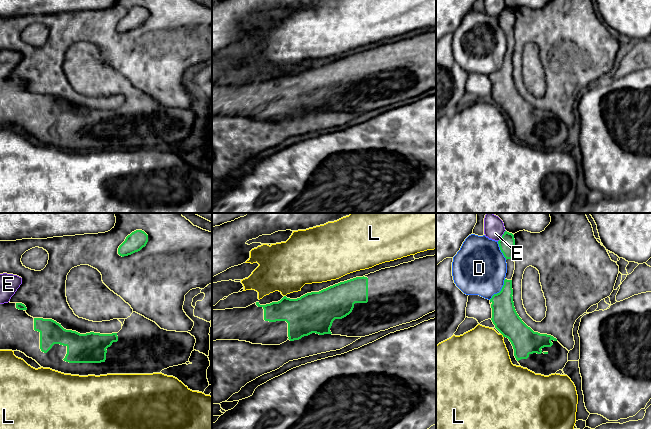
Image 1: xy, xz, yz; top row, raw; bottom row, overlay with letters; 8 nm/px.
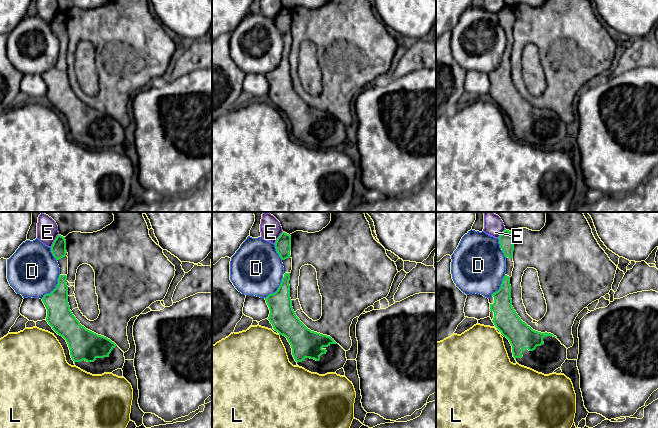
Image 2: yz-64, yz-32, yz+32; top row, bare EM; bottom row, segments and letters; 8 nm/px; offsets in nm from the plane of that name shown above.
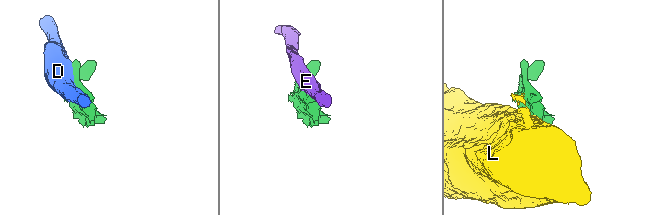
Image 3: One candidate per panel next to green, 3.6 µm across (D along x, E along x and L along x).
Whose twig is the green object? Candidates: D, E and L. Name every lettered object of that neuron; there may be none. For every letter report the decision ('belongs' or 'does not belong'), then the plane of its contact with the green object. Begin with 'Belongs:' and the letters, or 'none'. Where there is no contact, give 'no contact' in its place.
Belongs: none
D: does not belong; meets green in yz
E: does not belong; meets green in yz
L: does not belong; meets green in yz

